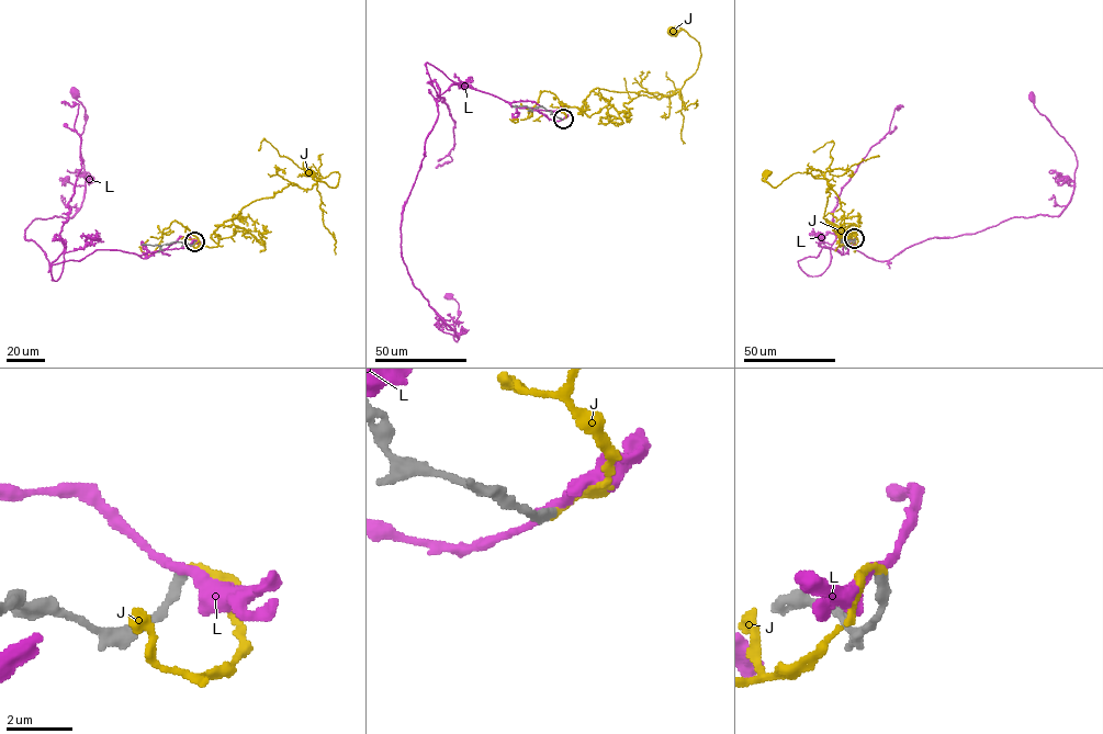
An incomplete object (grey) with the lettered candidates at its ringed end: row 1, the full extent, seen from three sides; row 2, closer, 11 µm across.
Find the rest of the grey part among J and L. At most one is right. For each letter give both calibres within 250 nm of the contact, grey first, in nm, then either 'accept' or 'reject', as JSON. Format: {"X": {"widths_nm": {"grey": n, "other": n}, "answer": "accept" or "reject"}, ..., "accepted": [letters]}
{"J": {"widths_nm": {"grey": 320, "other": 220}, "answer": "accept"}, "L": {"widths_nm": {"grey": 320, "other": 320}, "answer": "reject"}, "accepted": ["J"]}

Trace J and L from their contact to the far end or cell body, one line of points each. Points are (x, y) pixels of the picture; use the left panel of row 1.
J: (194, 241), (216, 247), (218, 226), (290, 184), (310, 189), (334, 171), (338, 183), (310, 171)
L: (194, 241), (96, 249), (52, 278), (65, 241), (49, 264), (24, 237), (83, 199), (75, 91)

